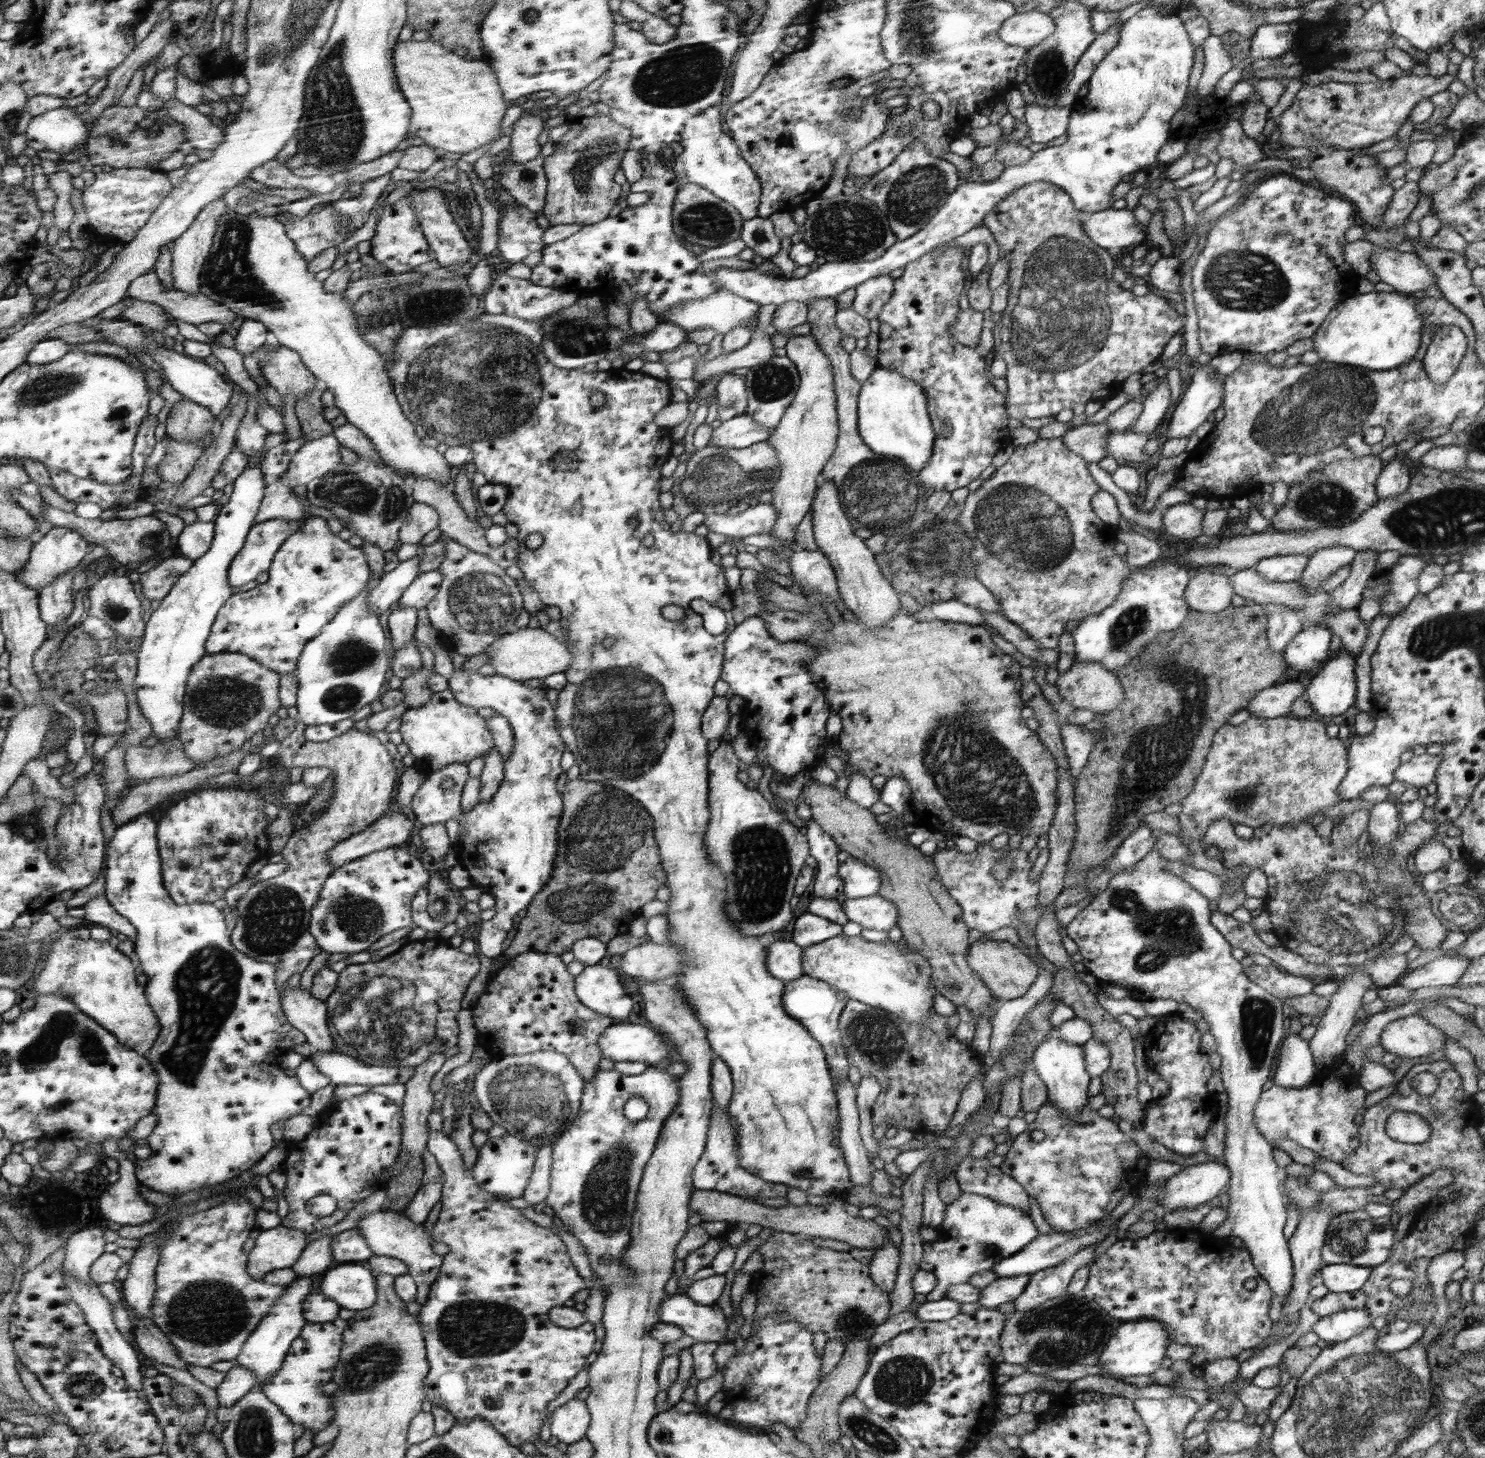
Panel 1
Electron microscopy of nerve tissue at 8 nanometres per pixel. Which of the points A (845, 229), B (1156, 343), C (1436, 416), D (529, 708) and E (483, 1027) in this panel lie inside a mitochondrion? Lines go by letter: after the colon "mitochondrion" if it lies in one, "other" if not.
A: mitochondrion
B: other
C: other
D: other
E: other

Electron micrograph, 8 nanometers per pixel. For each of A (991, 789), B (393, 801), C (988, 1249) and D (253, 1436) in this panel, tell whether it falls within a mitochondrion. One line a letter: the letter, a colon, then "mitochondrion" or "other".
A: mitochondrion
B: other
C: mitochondrion
D: mitochondrion

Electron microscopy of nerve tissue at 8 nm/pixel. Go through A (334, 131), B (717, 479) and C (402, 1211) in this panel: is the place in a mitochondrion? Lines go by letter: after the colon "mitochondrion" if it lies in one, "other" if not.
A: mitochondrion
B: mitochondrion
C: other

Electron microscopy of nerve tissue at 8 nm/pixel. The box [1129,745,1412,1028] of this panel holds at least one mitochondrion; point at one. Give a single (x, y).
(1332, 914)

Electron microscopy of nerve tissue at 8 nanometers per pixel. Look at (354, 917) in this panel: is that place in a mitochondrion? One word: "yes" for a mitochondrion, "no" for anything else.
yes

